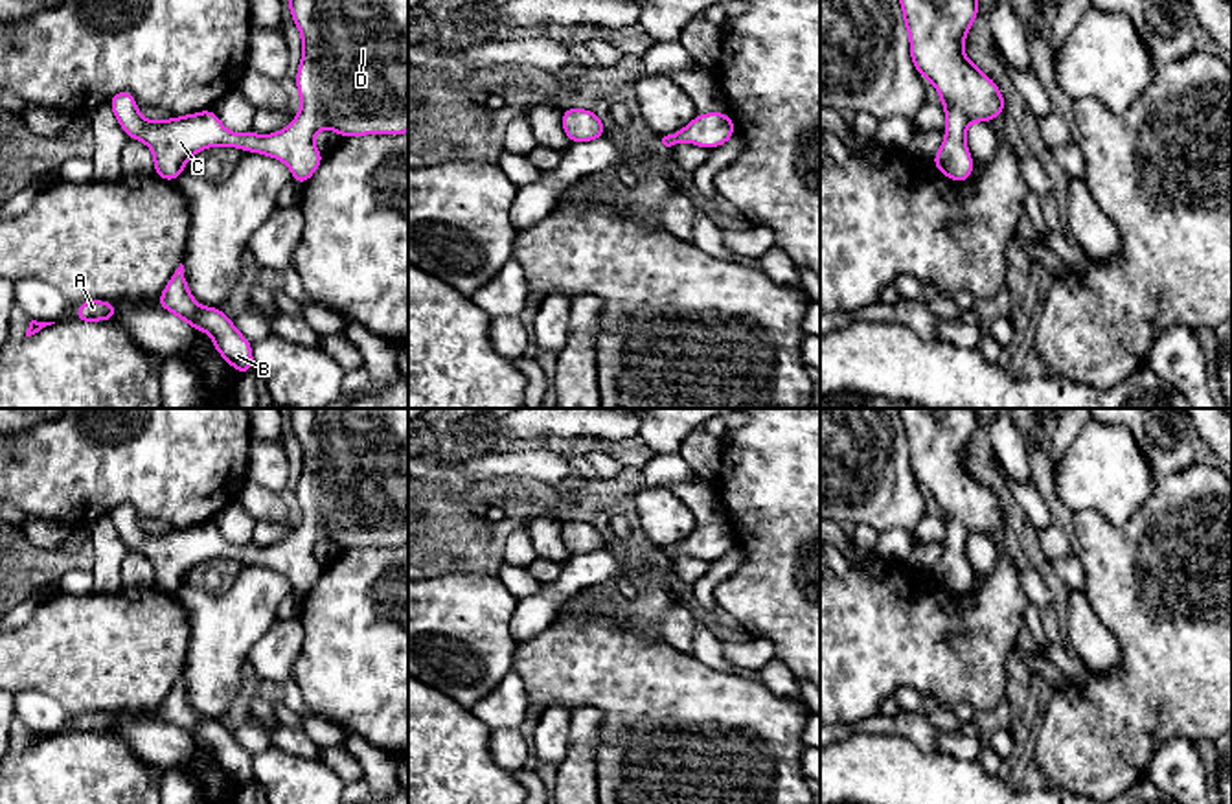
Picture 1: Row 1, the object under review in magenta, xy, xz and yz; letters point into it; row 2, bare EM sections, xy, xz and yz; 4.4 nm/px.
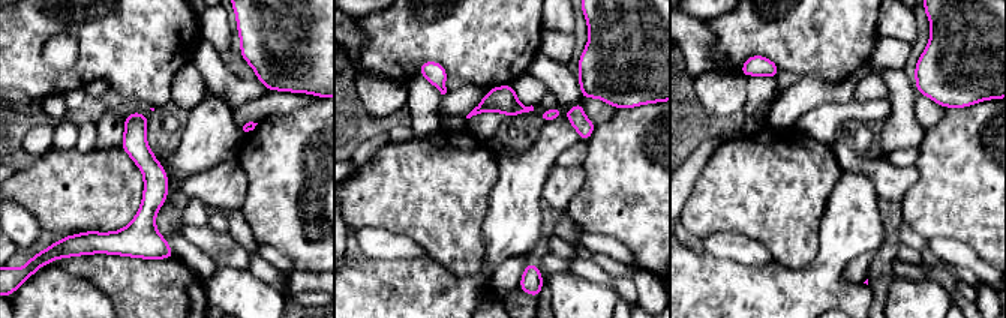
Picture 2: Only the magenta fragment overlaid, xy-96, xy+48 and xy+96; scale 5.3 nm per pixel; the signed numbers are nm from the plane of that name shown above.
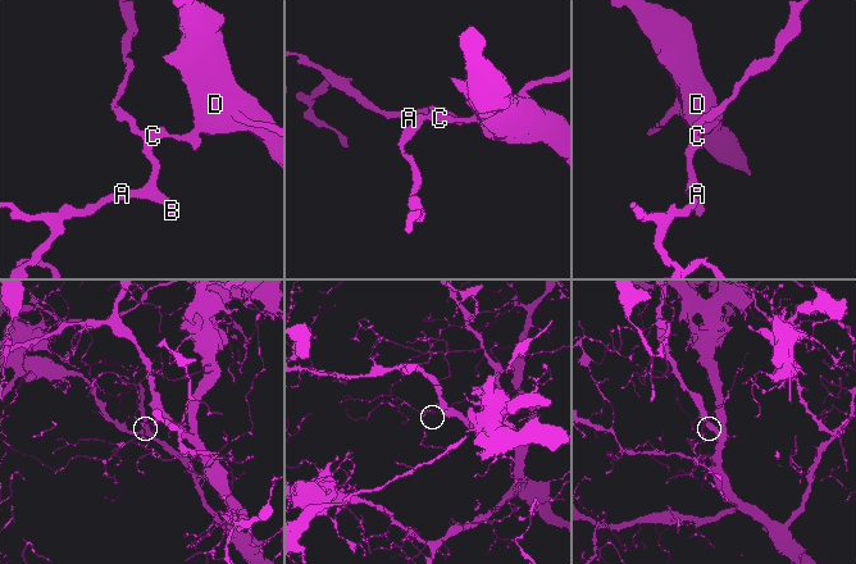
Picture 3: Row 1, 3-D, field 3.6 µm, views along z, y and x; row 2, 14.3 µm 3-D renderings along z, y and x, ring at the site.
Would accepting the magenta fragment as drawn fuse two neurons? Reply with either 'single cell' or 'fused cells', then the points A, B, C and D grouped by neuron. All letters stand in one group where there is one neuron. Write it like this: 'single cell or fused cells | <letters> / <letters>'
single cell | A B C D

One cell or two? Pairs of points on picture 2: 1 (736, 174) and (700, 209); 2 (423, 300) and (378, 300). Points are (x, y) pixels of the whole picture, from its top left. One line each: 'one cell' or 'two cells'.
1: one cell
2: one cell

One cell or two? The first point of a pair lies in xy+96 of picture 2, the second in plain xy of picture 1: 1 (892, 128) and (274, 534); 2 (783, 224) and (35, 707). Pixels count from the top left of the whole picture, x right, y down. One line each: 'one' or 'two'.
1: two
2: two

